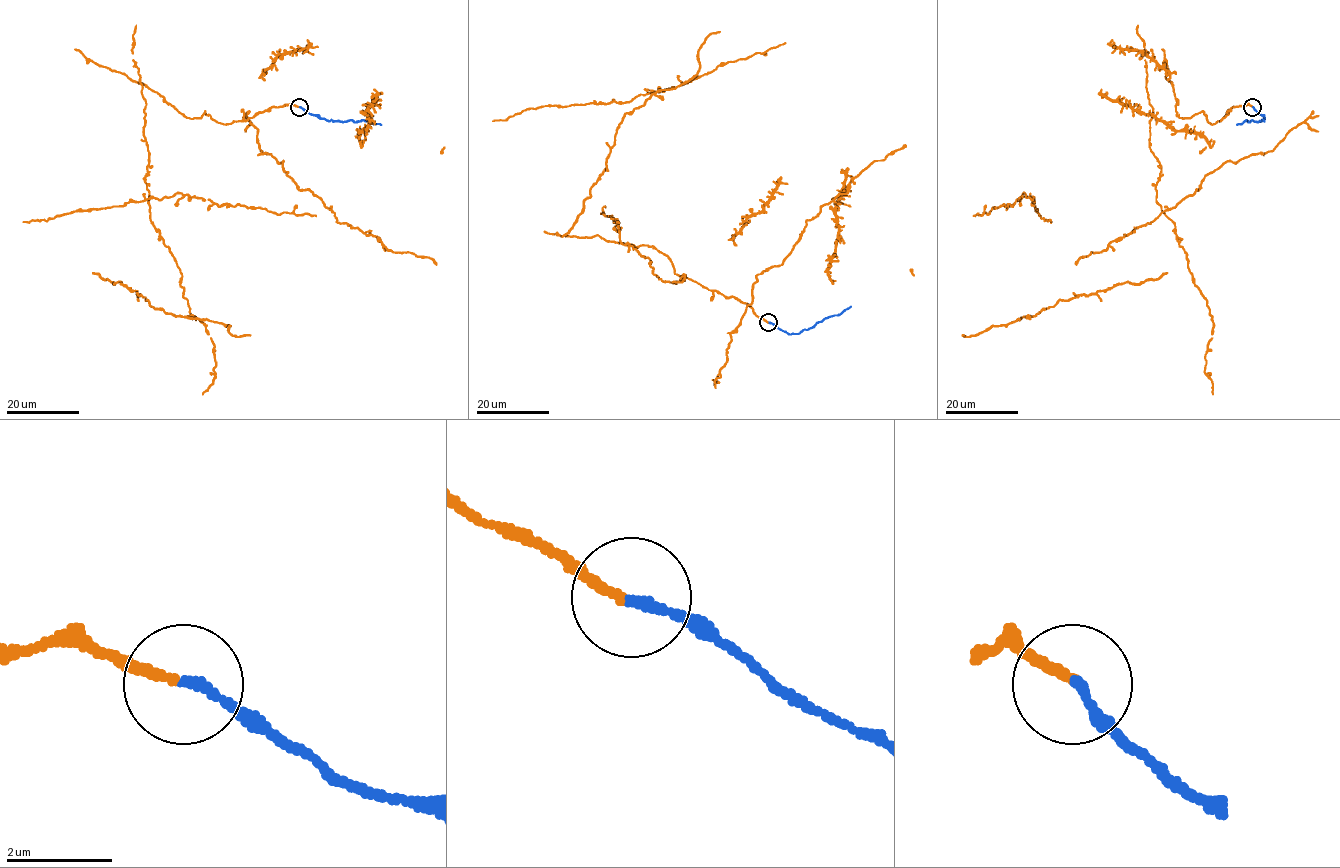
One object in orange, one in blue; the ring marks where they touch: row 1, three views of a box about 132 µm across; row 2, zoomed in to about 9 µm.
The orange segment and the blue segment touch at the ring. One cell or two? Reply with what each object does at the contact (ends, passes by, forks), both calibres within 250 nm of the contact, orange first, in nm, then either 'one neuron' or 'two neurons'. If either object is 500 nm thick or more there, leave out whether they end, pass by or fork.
orange ends | blue ends | 190/180 nm | one neuron

